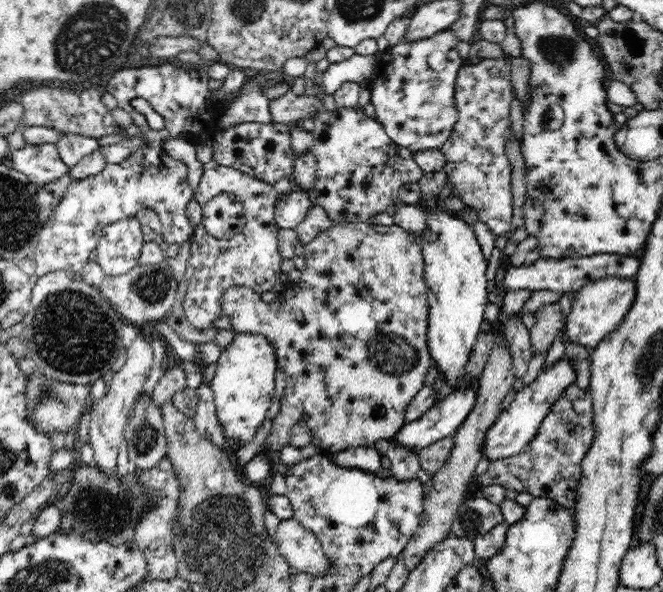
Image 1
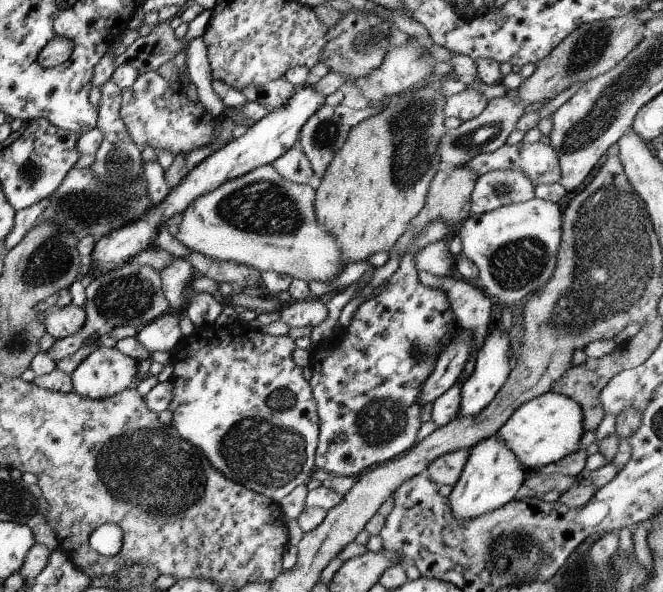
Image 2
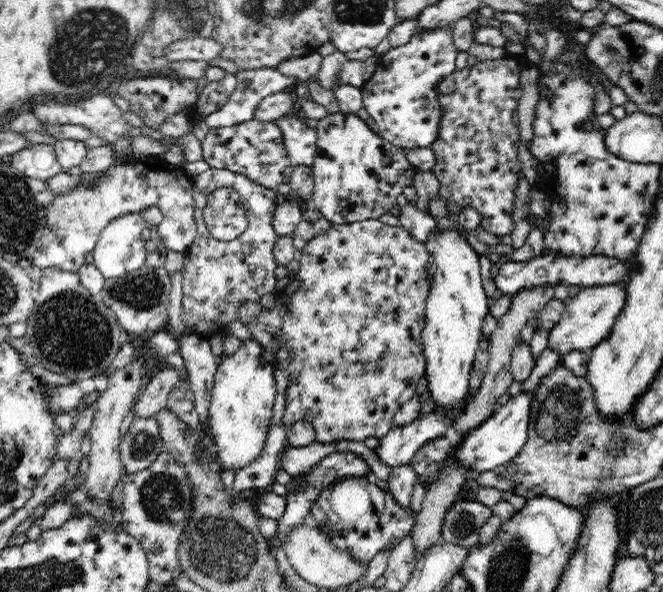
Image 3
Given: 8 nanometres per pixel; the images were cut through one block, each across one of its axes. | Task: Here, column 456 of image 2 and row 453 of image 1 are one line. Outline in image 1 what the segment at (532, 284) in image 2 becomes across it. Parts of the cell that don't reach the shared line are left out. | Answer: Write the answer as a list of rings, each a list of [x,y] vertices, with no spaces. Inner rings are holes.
[[[238,333],[221,352],[210,383],[215,401],[216,418],[232,456],[252,442],[274,399],[274,372],[277,368],[272,343],[264,336]]]

